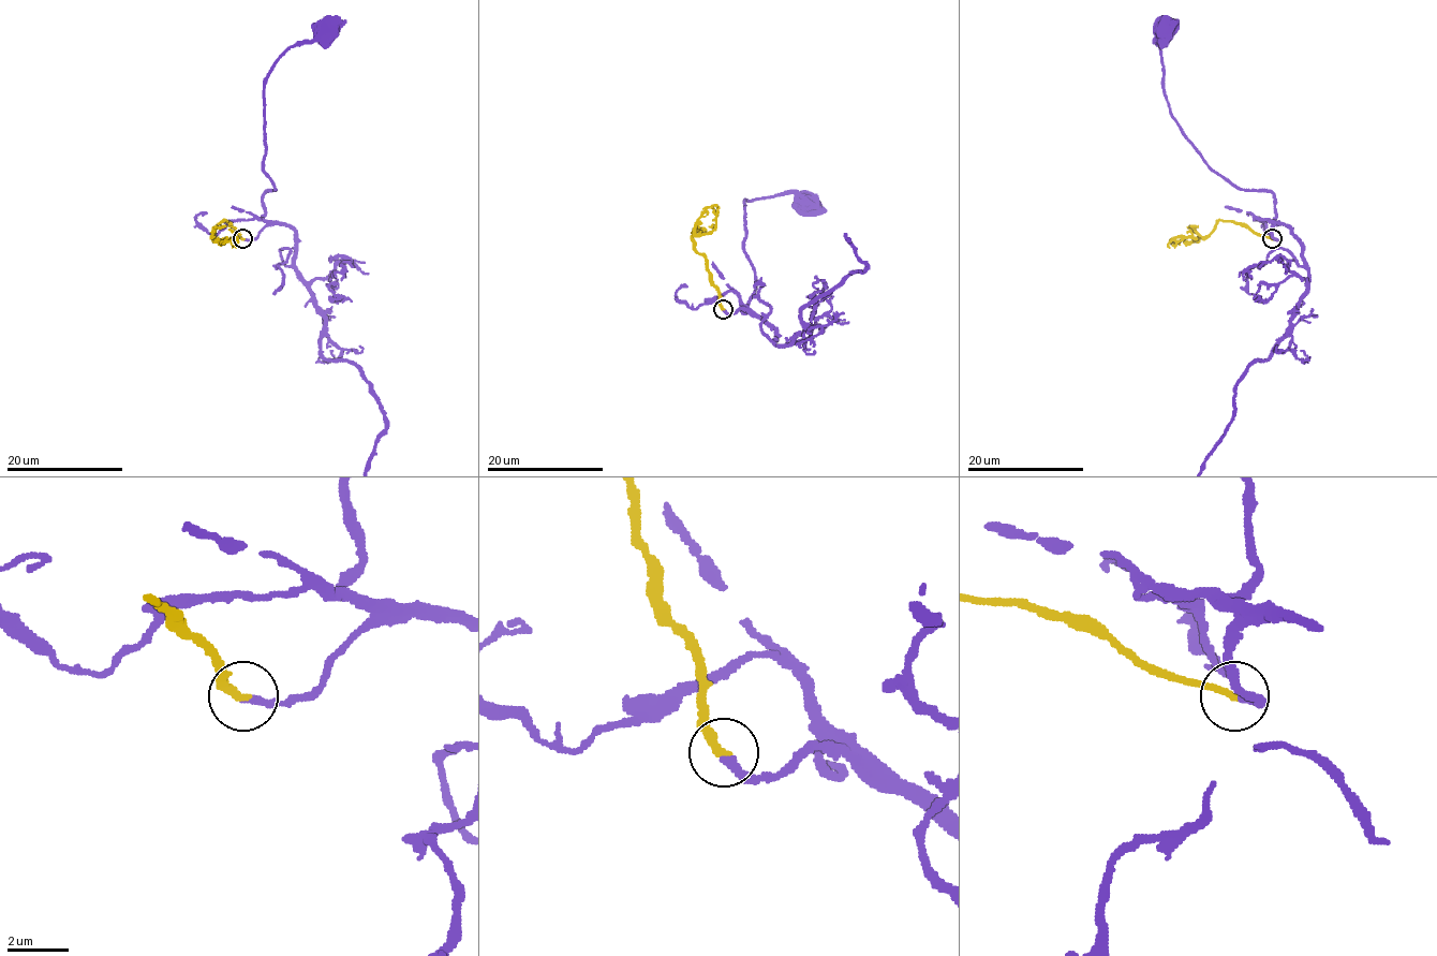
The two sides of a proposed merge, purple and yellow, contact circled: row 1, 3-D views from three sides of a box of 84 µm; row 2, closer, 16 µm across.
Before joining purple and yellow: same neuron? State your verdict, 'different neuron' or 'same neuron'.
same neuron

